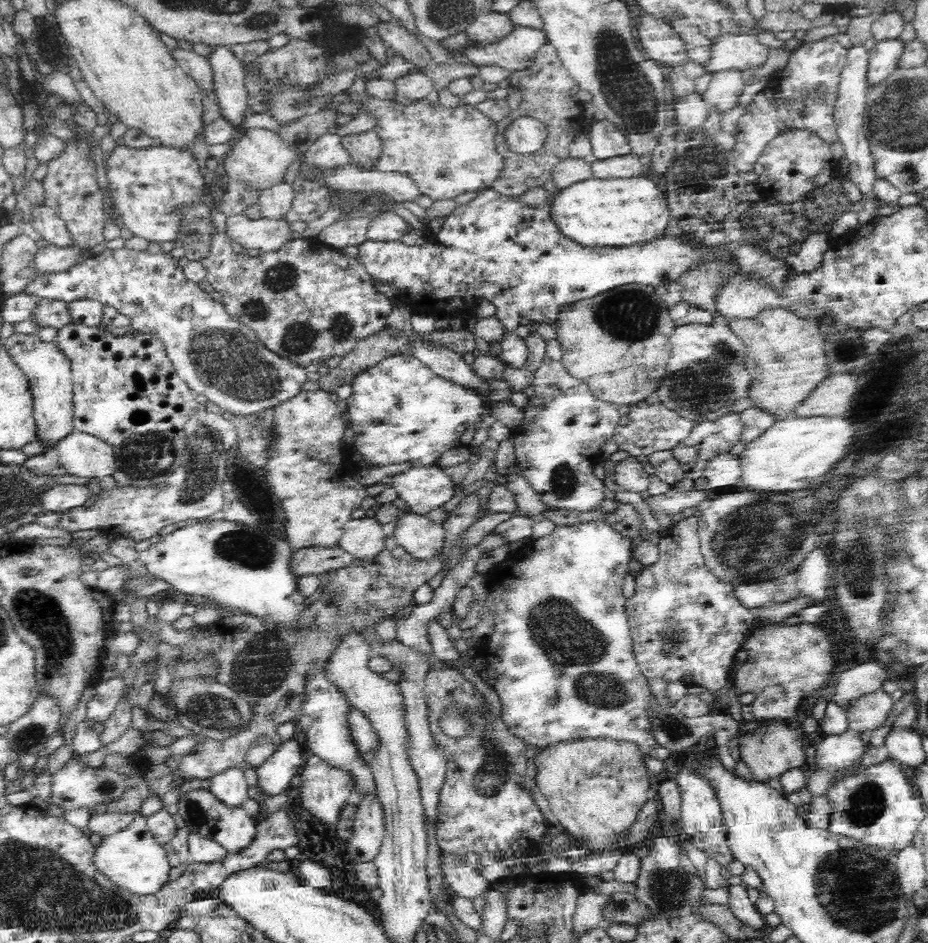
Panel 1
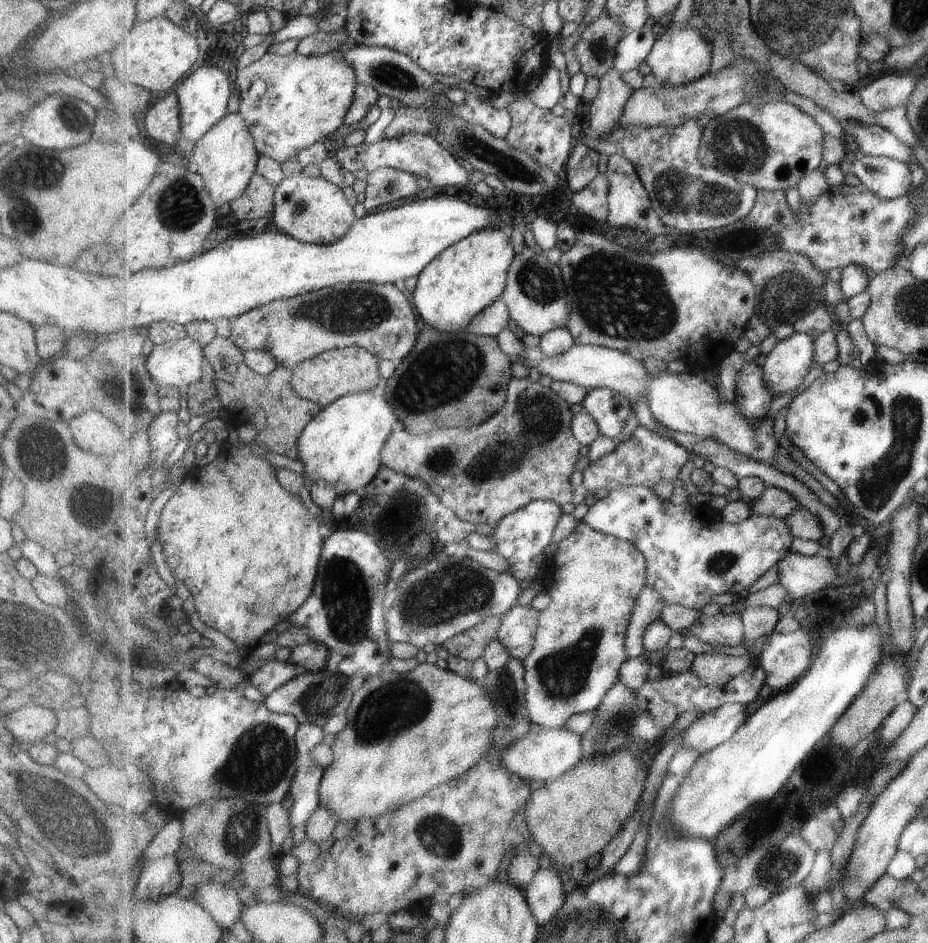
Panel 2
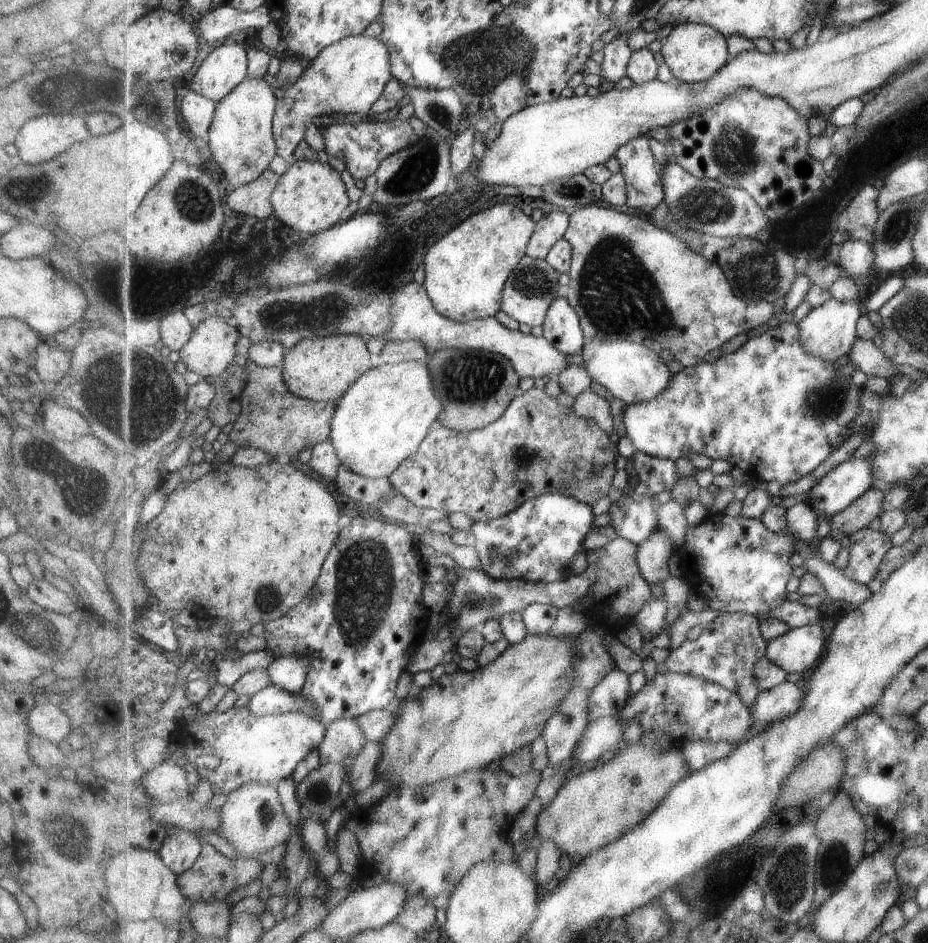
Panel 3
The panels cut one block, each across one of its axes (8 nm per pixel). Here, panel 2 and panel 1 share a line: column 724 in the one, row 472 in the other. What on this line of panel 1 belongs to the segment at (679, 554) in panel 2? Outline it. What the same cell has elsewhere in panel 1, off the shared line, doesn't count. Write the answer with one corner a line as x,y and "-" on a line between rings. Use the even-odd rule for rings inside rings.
548,341
543,361
533,379
536,393
524,408
524,422
512,431
516,465
549,509
580,513
603,510
602,502
609,490
604,481
594,475
592,456
602,453
604,444
613,438
621,414
612,403
596,399
589,386
565,369
562,358
560,341

